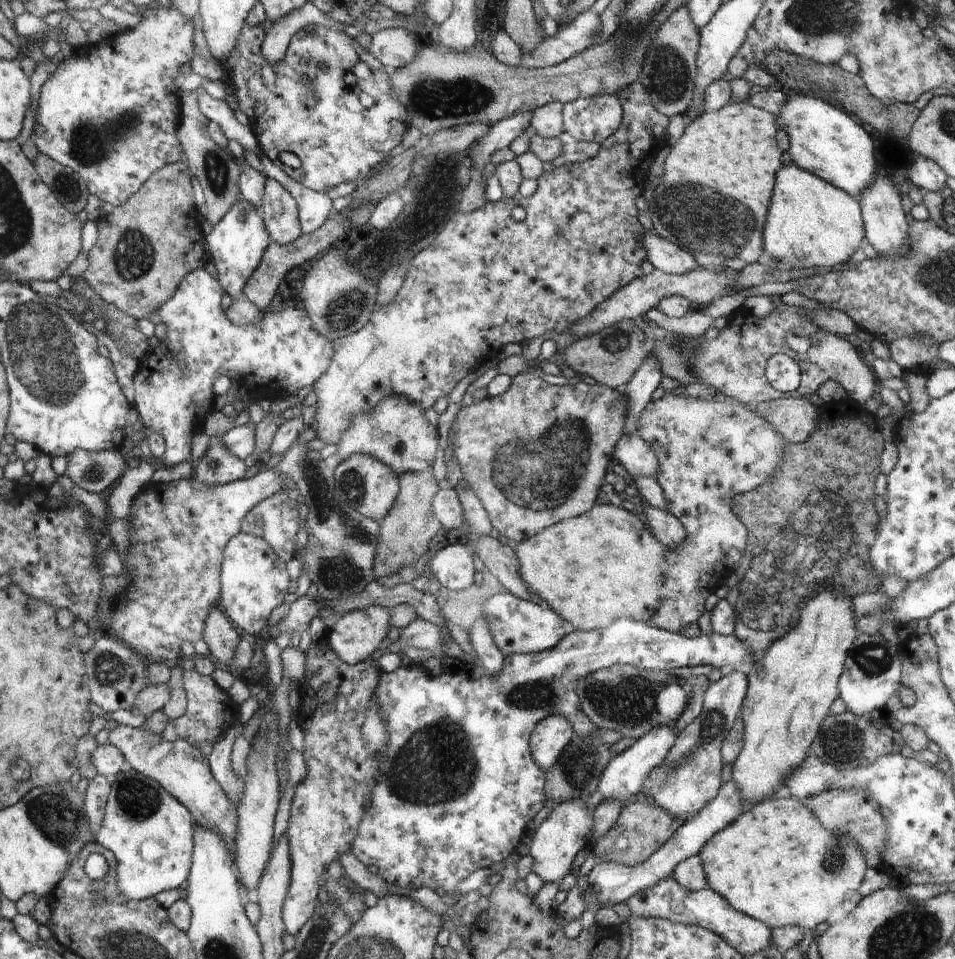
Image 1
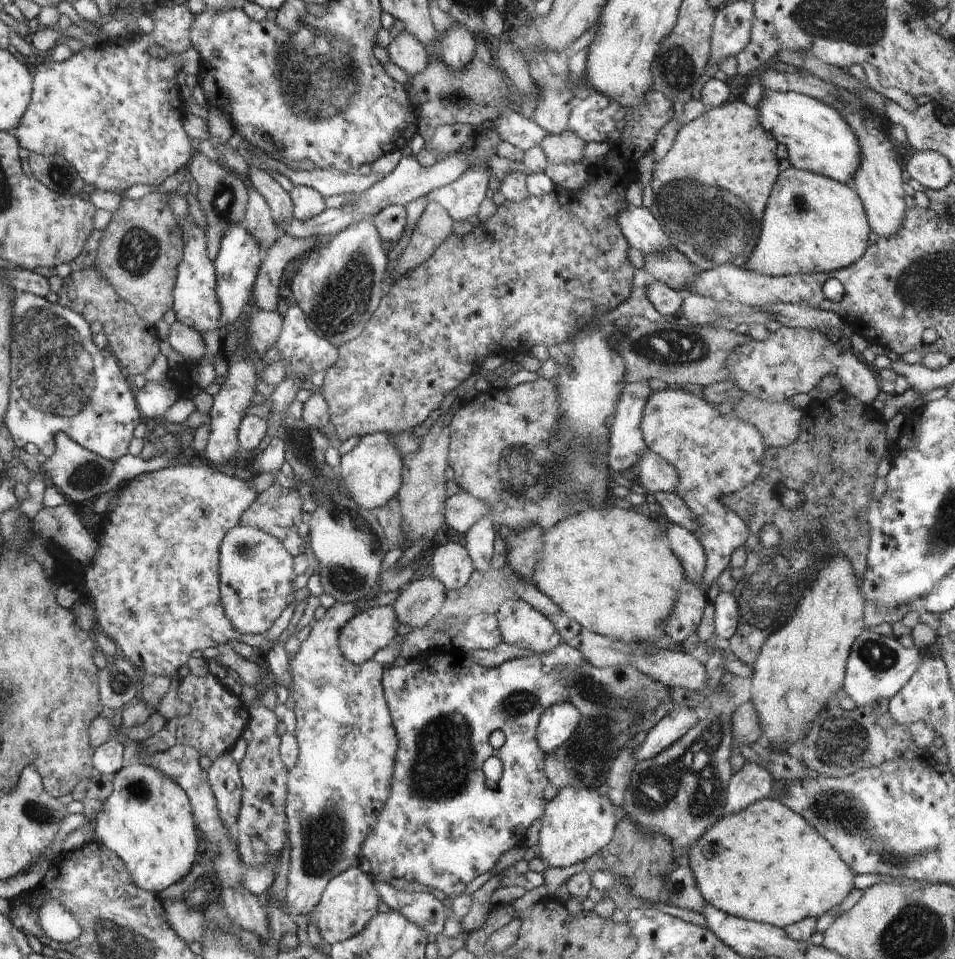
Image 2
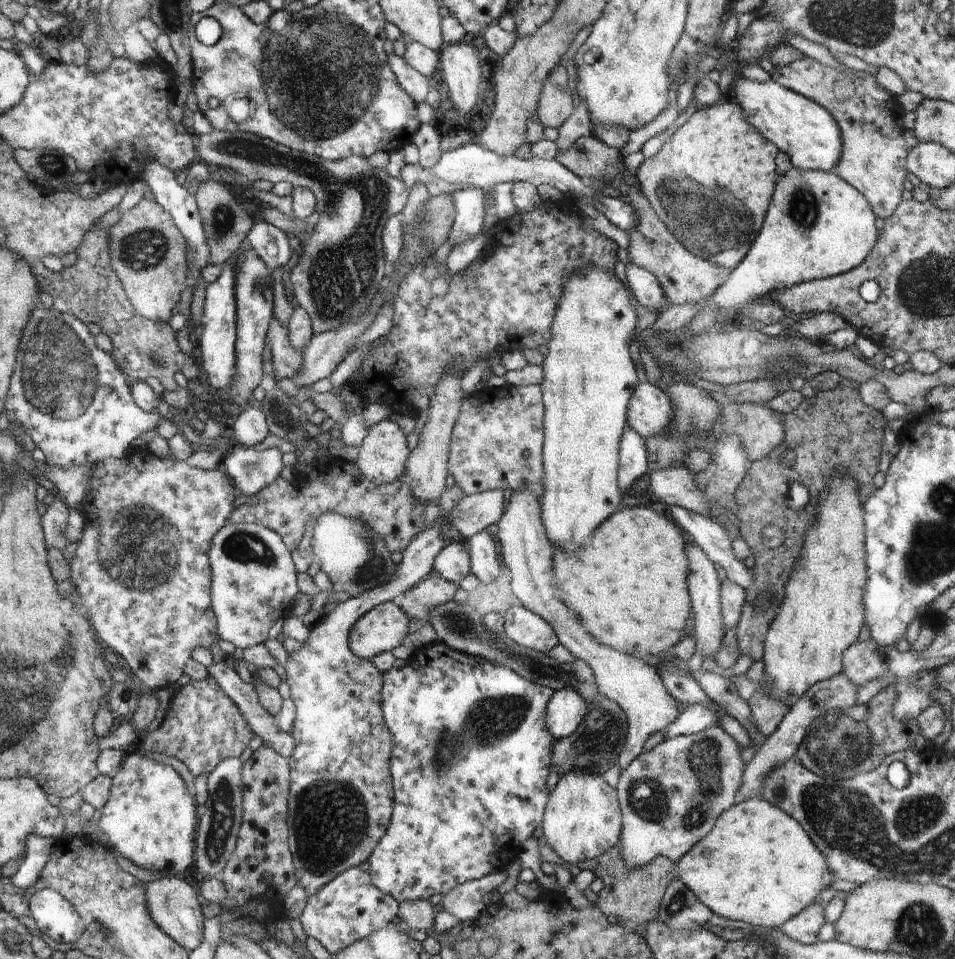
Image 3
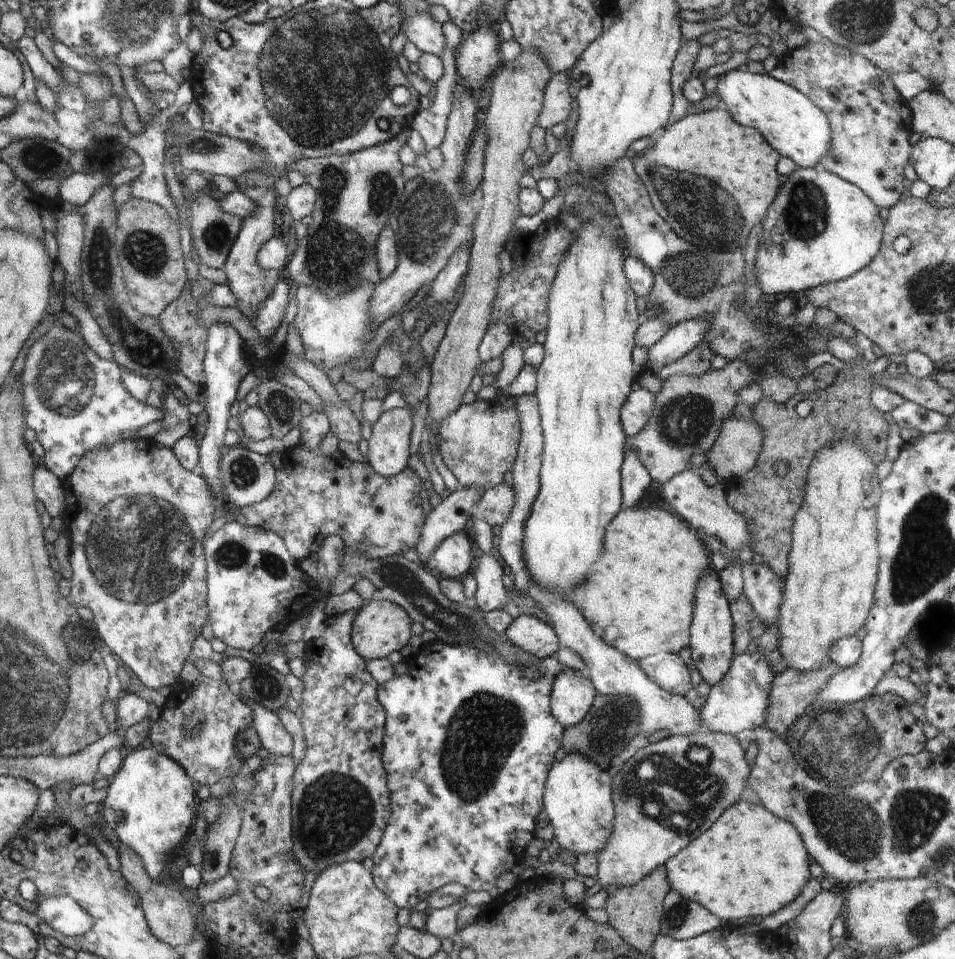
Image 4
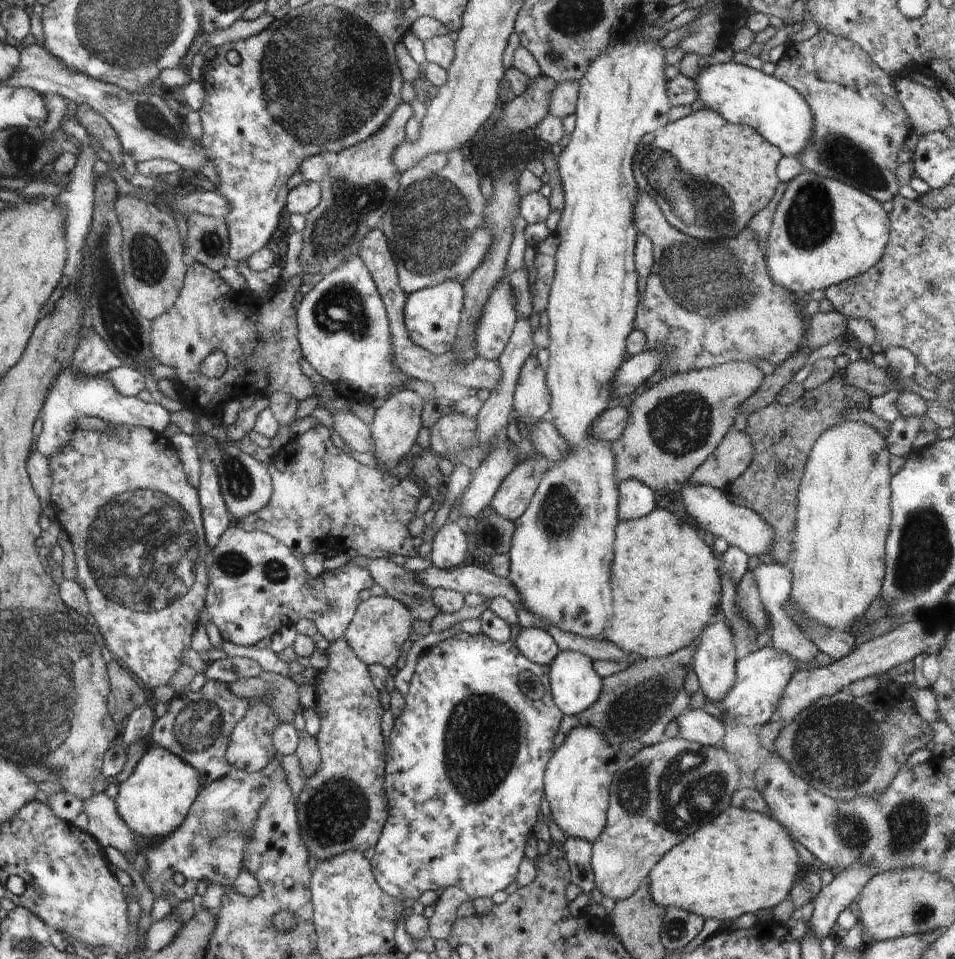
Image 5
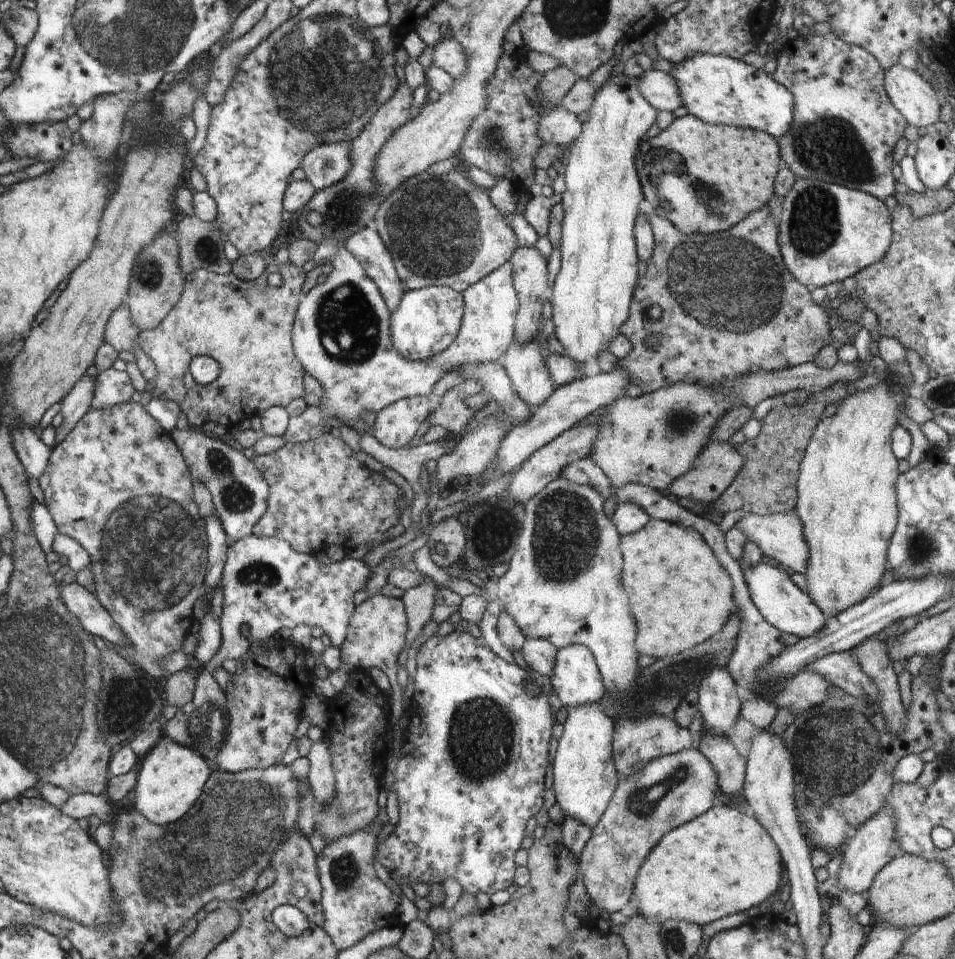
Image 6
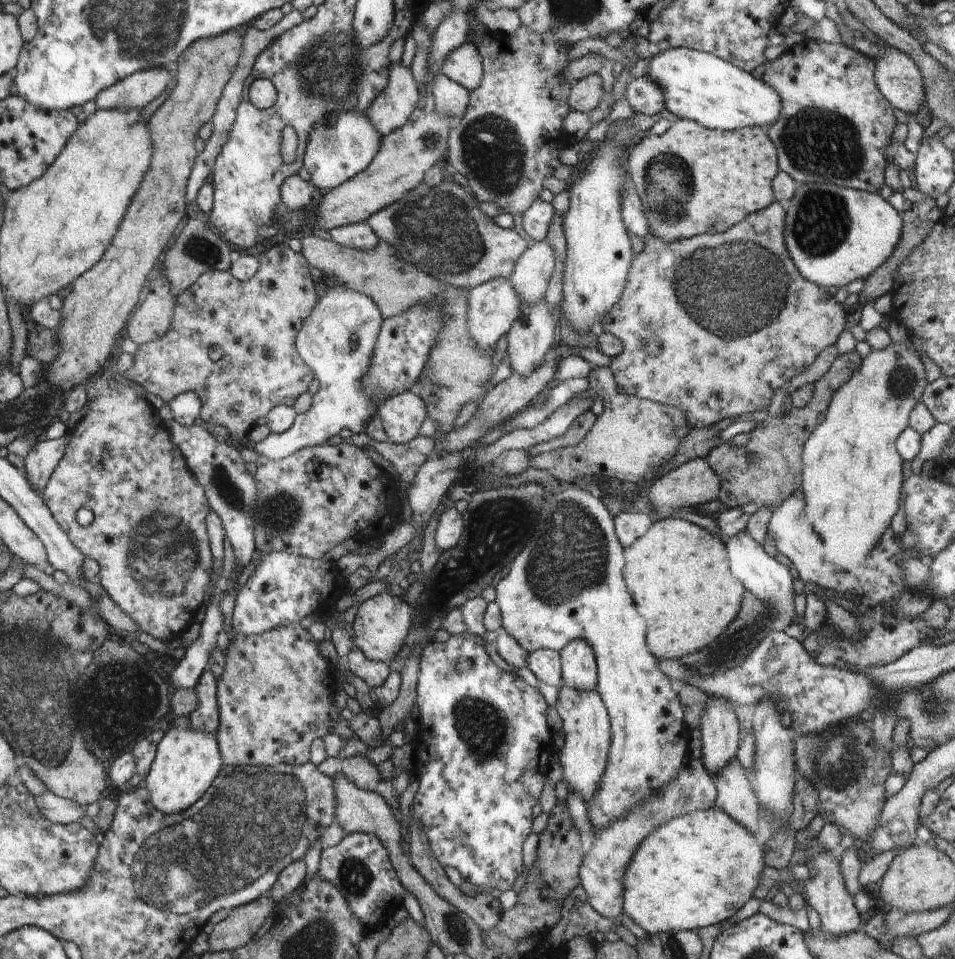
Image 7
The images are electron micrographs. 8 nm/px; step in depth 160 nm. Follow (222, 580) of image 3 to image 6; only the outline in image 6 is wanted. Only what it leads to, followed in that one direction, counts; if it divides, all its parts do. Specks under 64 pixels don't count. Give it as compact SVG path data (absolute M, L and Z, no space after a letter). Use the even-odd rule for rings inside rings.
M252 534L246 539L237 540L229 546L227 561L223 568L224 599L221 626L221 645L211 662L202 666L211 674L224 659L242 658L254 643L268 641L280 628L296 628L298 624L318 626L330 636L331 644L340 648L348 638L348 626L355 604L354 593L360 590L370 574L370 568L362 560L352 559L348 555L342 561L333 564L318 564L312 555L302 554L291 544L276 537L257 537Z

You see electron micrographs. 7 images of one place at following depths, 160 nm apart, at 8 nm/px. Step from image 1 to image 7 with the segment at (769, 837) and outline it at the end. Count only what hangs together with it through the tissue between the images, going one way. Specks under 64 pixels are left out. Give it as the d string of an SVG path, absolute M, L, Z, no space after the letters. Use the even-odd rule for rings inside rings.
M720 809L693 810L655 828L633 852L622 881L623 913L650 936L669 930L697 931L719 925L752 898L765 866L763 848L744 825Z

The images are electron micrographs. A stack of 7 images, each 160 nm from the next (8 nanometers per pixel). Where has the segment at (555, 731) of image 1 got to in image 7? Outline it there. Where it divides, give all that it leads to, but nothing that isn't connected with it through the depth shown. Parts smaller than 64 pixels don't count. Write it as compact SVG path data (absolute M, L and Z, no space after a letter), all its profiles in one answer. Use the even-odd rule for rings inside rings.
M572 639L560 652L564 685L596 689L597 664L594 649L584 639Z

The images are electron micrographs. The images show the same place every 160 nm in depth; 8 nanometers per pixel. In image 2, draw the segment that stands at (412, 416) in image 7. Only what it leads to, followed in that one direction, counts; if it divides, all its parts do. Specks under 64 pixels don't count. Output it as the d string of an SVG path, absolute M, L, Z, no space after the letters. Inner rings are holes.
M372 433L364 435L357 446L341 456L341 465L337 472L342 478L342 484L349 490L350 498L354 499L362 508L372 510L384 506L397 492L401 490L401 476L403 467L403 455L397 447L395 440L389 433Z

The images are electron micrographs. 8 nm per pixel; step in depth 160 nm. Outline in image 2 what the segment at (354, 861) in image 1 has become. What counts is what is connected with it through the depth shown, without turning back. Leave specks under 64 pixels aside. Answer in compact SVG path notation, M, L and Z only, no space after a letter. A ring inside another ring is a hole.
M374 881L375 887L392 911L403 914L409 921L413 921L427 934L439 935L443 932L443 924L448 917L444 911L448 902L434 897L428 890L420 892L406 892L397 890L390 883Z

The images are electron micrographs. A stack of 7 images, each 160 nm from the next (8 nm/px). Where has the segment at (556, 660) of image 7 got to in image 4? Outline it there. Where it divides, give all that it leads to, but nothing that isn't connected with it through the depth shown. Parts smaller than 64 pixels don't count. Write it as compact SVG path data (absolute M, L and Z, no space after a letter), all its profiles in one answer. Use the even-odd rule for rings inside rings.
M514 610L514 619L503 632L513 645L539 659L552 657L562 646L555 630L535 616Z

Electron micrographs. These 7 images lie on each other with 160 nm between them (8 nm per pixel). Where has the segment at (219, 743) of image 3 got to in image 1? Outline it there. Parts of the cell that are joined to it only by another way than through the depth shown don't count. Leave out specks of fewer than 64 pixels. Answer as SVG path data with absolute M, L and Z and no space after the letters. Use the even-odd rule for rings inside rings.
M192 669L183 670L183 687L187 698L186 712L176 720L169 720L161 737L167 741L187 740L192 746L198 747L202 742L218 742L224 726L232 726L238 722L240 706L228 692L220 690L210 676Z

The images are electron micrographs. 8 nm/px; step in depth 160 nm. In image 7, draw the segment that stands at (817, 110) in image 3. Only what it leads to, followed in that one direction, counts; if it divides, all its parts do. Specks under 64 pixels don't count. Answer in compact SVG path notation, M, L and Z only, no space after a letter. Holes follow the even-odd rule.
M674 47L649 58L646 76L662 91L665 108L677 119L688 119L703 127L731 131L744 127L768 128L780 114L780 95L764 81L722 60L719 56Z

